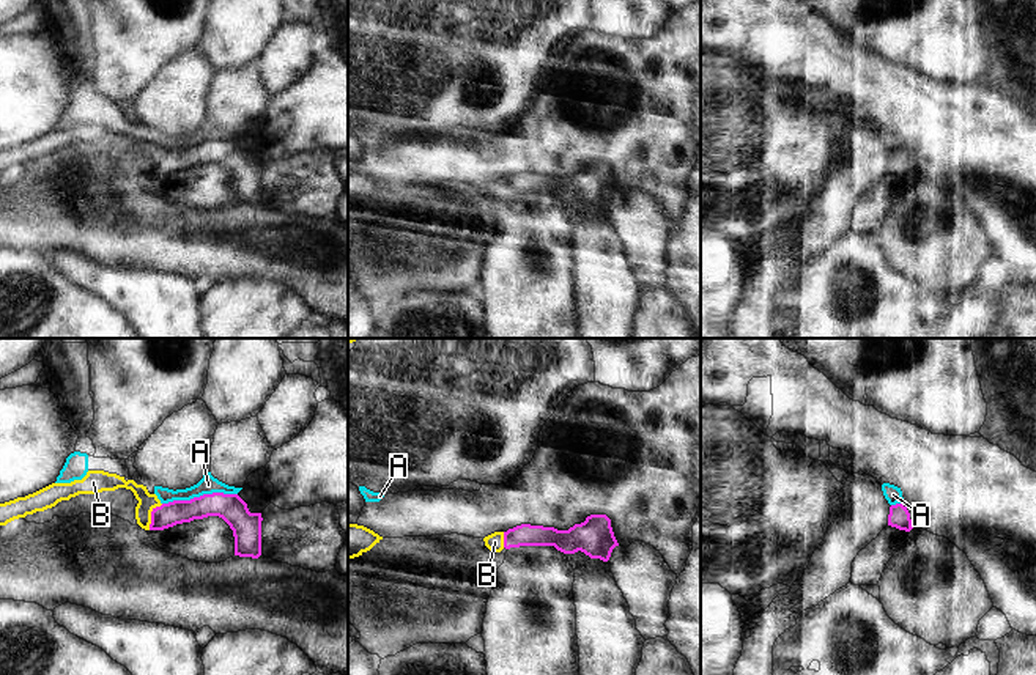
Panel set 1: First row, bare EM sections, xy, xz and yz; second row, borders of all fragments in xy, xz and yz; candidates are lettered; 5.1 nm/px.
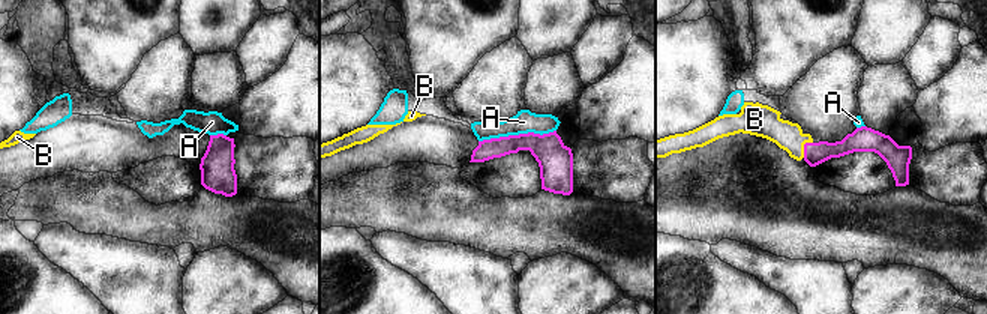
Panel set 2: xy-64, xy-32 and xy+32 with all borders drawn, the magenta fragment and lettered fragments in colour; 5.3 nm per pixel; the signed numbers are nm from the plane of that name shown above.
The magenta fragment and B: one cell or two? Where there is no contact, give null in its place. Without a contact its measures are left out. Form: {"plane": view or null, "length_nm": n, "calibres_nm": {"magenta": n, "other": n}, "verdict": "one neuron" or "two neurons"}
{"plane": "xy", "length_nm": 150, "calibres_nm": {"magenta": 120, "other": 90}, "verdict": "one neuron"}

